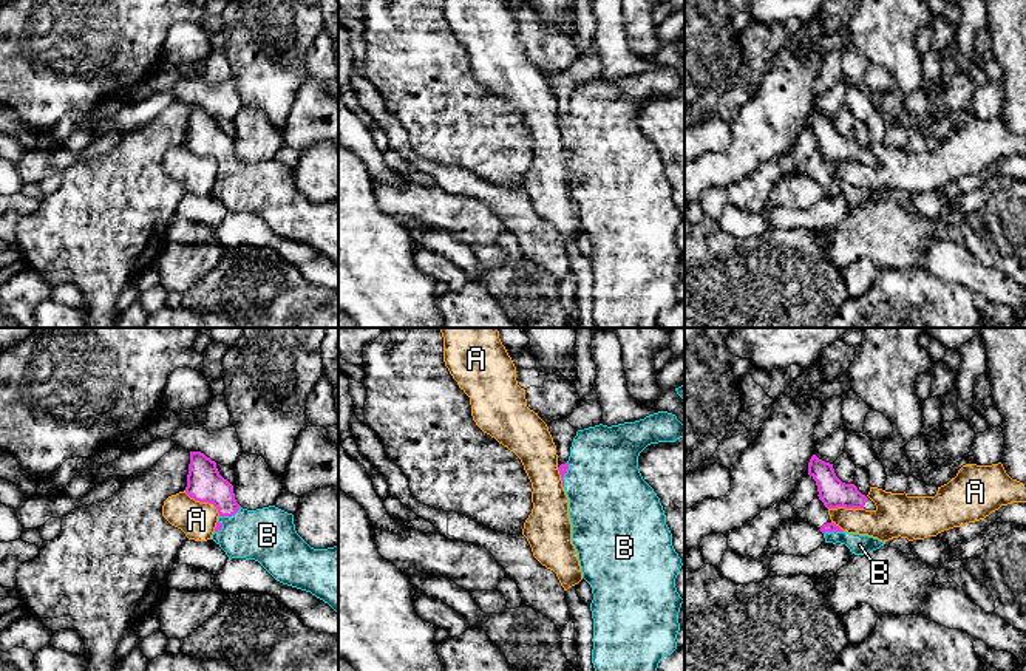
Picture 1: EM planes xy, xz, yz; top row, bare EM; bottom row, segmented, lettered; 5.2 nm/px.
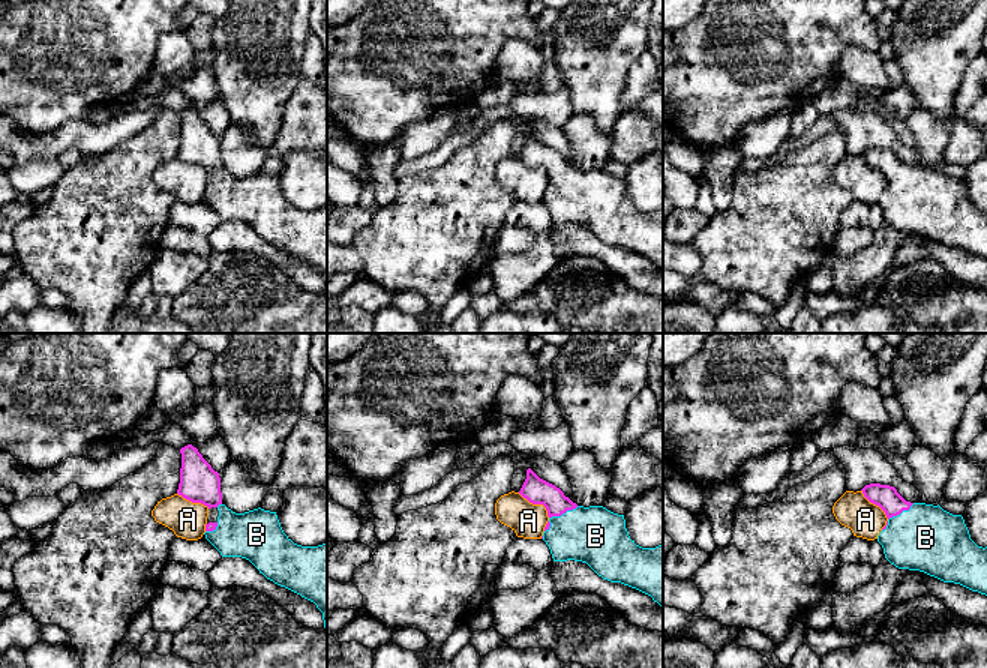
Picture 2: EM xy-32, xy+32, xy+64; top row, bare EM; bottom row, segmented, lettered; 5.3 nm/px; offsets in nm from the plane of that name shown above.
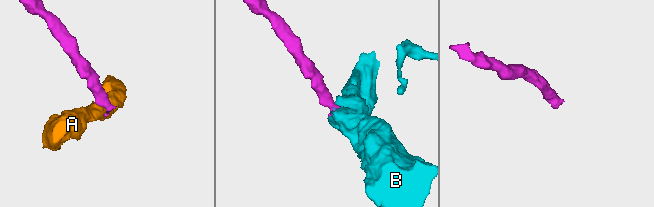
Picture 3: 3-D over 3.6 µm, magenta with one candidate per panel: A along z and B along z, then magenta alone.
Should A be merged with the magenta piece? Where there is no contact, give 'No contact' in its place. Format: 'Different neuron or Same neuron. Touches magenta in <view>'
Different neuron. Touches magenta in xy

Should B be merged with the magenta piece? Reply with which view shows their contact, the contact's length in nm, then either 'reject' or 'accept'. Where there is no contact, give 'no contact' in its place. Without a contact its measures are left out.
meets magenta in xy; contact 130 nm long; accept

